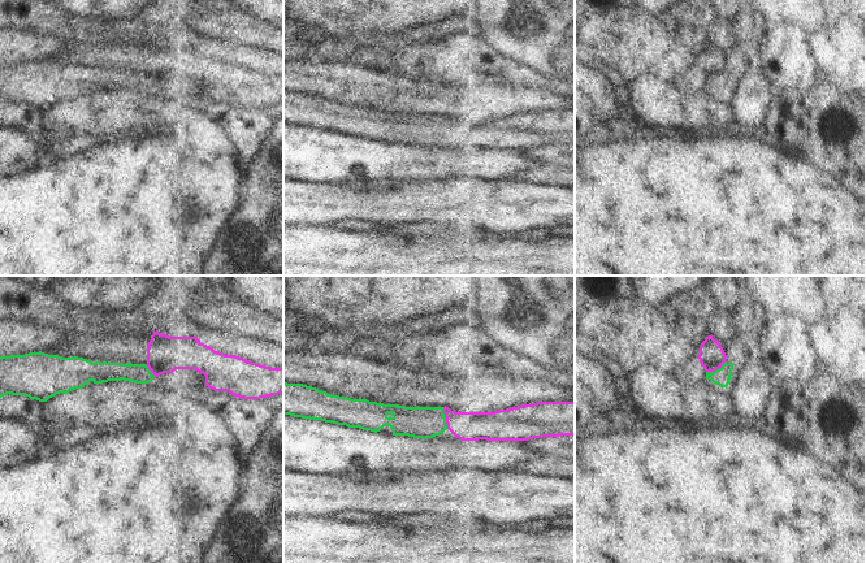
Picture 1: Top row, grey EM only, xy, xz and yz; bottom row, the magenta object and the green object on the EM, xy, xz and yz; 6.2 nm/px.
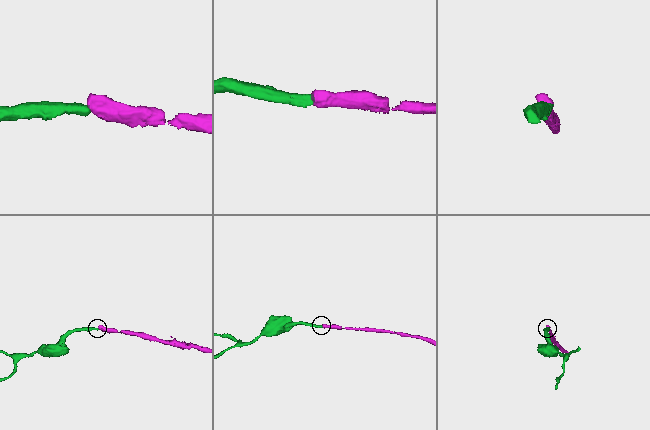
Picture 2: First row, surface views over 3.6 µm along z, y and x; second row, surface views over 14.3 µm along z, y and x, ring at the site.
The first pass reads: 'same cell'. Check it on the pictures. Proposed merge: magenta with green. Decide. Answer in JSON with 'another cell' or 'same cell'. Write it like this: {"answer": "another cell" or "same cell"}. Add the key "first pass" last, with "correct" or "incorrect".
{"answer": "same cell", "first pass": "correct"}

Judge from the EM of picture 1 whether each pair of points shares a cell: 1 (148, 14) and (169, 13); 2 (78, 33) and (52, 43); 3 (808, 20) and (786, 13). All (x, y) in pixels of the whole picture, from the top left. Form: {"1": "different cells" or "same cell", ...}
{"1": "same cell", "2": "different cells", "3": "same cell"}

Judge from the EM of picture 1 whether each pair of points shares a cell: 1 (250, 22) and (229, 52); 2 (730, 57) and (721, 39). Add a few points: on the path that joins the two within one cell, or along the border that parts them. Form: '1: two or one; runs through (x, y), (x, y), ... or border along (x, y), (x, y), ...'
1: two; border along (216, 40), (223, 46), (243, 43)
2: one; runs through (730, 53), (730, 48), (724, 43)

